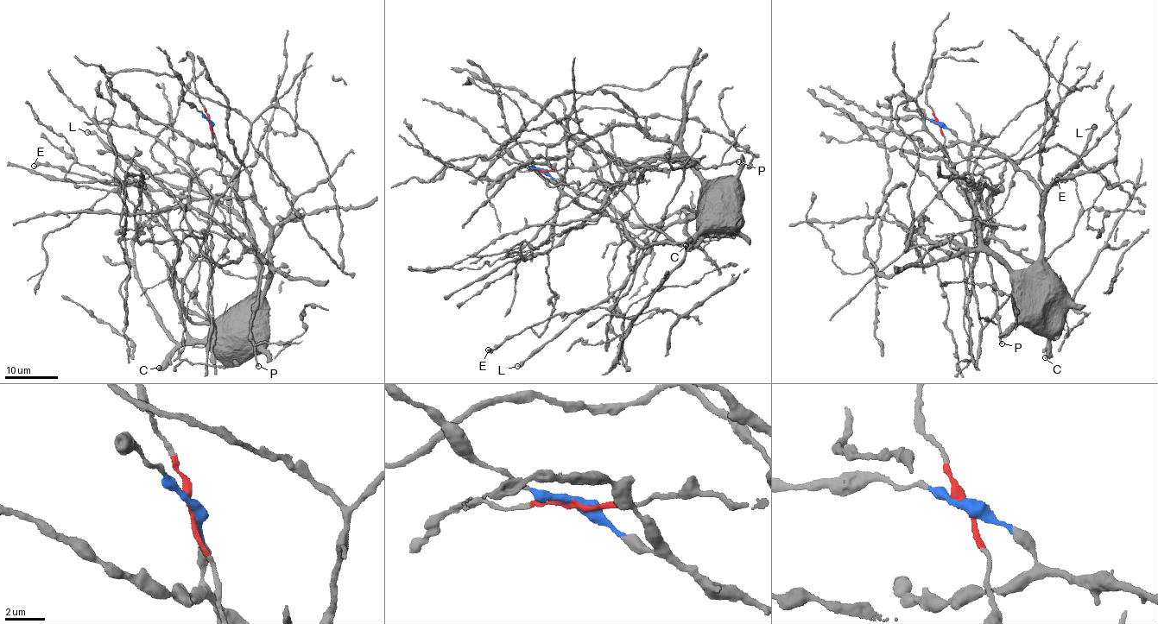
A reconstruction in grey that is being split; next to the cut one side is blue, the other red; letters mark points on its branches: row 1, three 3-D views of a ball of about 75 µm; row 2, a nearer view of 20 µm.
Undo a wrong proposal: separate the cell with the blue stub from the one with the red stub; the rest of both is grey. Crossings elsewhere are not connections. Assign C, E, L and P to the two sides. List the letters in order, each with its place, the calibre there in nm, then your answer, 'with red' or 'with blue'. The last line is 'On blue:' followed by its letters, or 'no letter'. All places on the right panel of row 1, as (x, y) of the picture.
C: at (1045, 357); 360 nm thick; with blue
E: at (1057, 179); 360 nm thick; with red
L: at (1094, 127); 400 nm thick; with blue
P: at (1002, 343); 240 nm thick; with red
On blue: C, L

